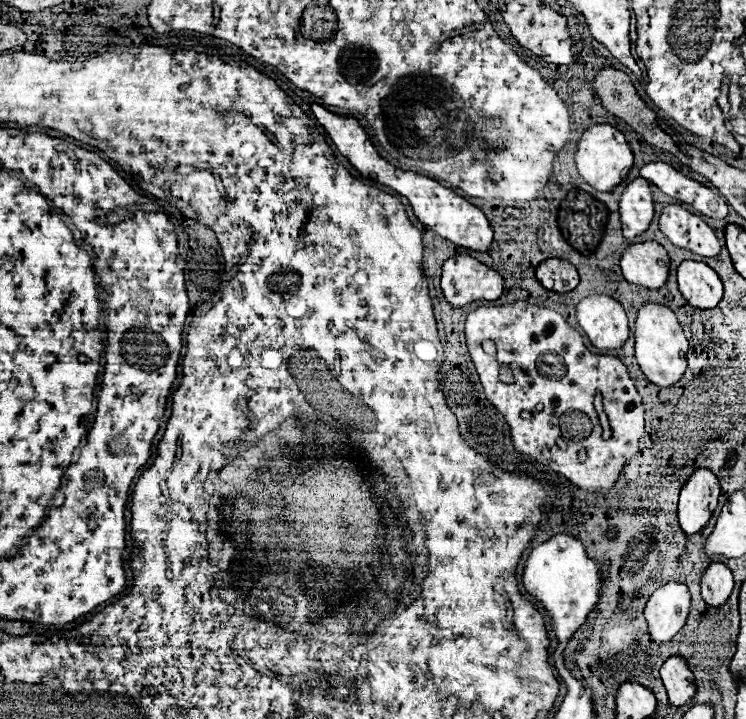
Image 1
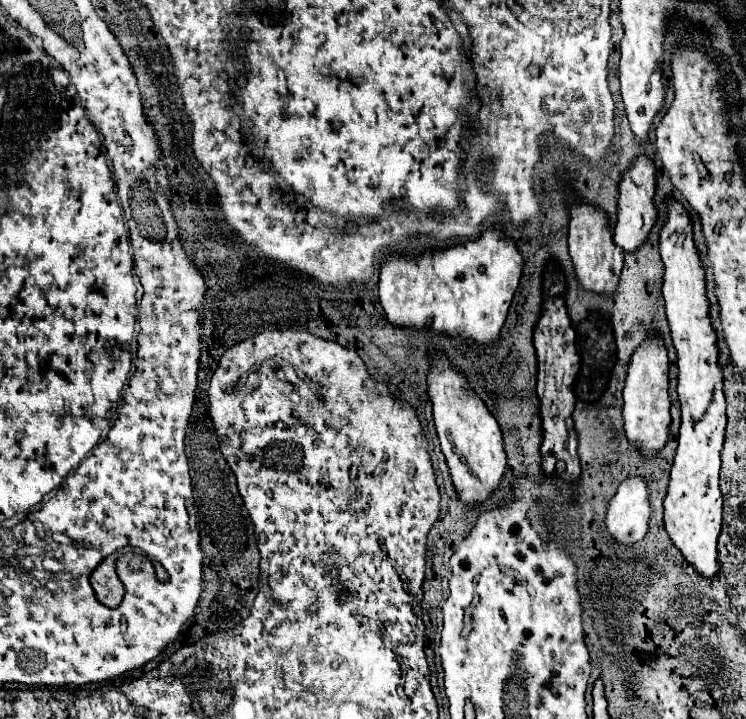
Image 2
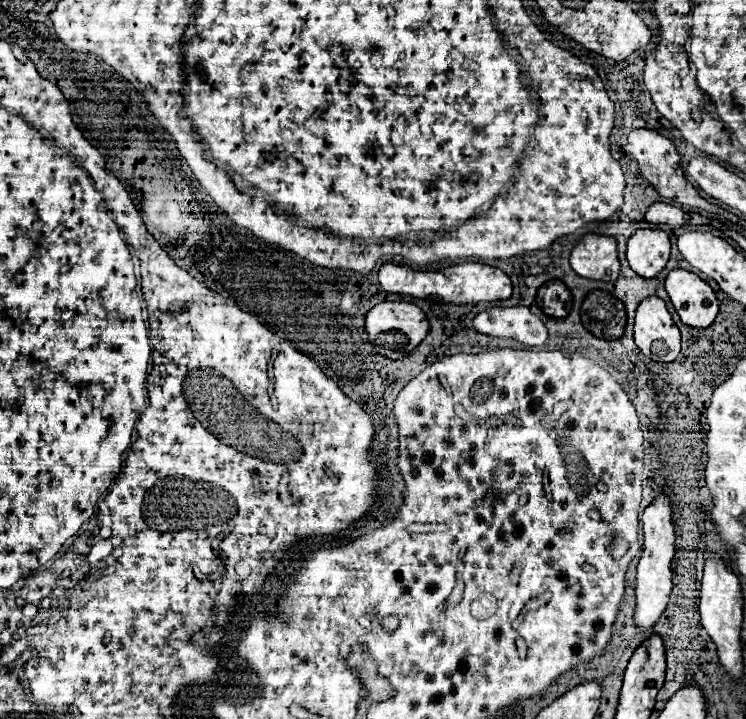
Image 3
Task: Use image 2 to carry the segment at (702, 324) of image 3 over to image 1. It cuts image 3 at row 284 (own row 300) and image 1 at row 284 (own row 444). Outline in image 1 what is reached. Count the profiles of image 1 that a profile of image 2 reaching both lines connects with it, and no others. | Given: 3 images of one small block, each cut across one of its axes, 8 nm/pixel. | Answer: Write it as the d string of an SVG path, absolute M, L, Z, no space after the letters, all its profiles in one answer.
M684 260L678 266L678 290L690 306L700 310L716 308L724 292L718 274L710 266L694 260Z

